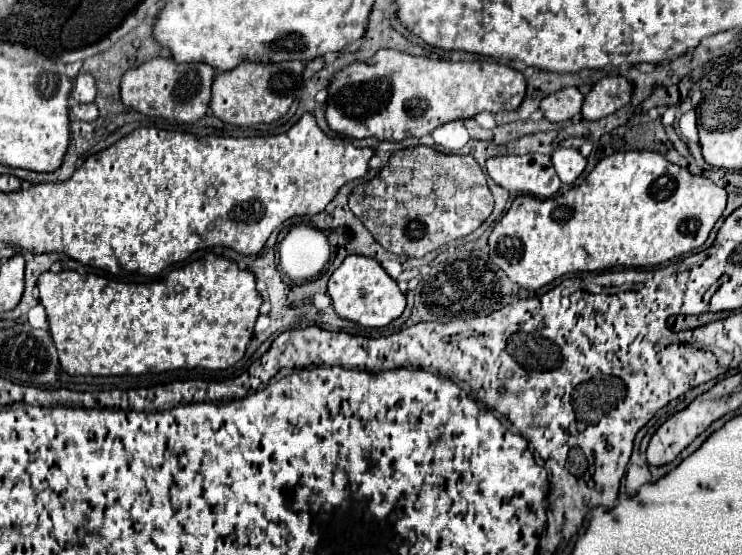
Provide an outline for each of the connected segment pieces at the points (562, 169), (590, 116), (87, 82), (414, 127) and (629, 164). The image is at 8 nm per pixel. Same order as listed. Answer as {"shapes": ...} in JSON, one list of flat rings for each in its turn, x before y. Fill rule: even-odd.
{"shapes":[[[560,148,552,154,552,164,554,164,562,184,574,184,576,178,586,168,586,158,574,148]],[[604,76,584,98,584,120,600,120,624,108,632,98,632,84,622,76]],[[88,72,76,76,76,84,74,84,72,96,74,96,78,102,94,102,96,92,98,92,98,90,96,90,96,80,94,80]],[[378,50,368,62,354,62,338,72,330,84,326,102,326,120,334,132,350,138,378,138,386,142,400,142,404,138,422,138,432,134,438,126,454,120,468,120,480,112,516,110,526,98,526,78,522,72,502,62,448,62,430,60,426,56,410,56,398,50]],[[632,150,632,152,616,152,616,154,612,154,612,156,602,158,602,160,596,164,596,168,588,174,588,178,586,178,584,182,580,182,578,186,574,186,572,190,568,190,568,192,562,194,560,198,538,200,538,198,532,198,532,196,518,196,518,198,512,202,510,210,508,210,508,212,502,216,502,220,494,226,494,230,492,230,490,238,488,238,488,248,490,248,490,258,492,258,492,262,494,262,498,268,502,268,502,270,506,272,506,276,508,276,514,284,518,284,518,286,522,286,522,288,526,288,526,290,538,290,538,288,542,288,542,286,554,282,556,278,560,278,560,276,564,276,564,274,568,274,568,272,578,272,578,270,602,272,602,270,616,268,616,266,624,266,624,268,632,268,632,266,634,266,634,268,648,268,648,266,658,266,658,264,670,262,670,260,674,260,674,258,678,258,678,256,682,256,682,254,686,254,686,252,692,252,694,248,700,248,700,246,706,242,706,238,708,238,710,230,714,228,714,224,718,222,718,218,722,216,724,208,726,208,726,190,724,190,724,188,716,186,712,180,708,180,708,178,704,178,704,176,694,176,694,174,690,174,686,168,680,168,680,166,668,162,662,154,658,154,658,152,636,152,636,150],[558,208,562,208,564,218,556,218,556,210,558,210]]]}

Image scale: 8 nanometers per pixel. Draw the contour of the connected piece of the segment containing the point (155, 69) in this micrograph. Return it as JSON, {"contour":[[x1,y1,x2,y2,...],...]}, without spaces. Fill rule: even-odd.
{"contour":[[152,58,138,68,132,68,124,74,120,84,122,102,136,112,146,116,160,116,178,122,196,122,208,112,208,104,212,98,212,80,216,78,216,70,210,64,192,62,192,64,176,64,172,58]]}

